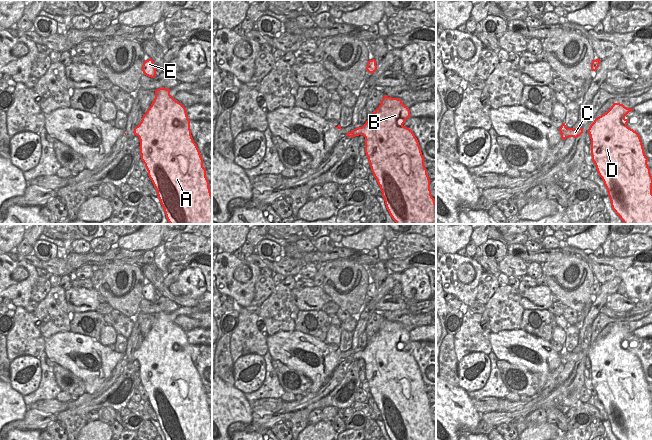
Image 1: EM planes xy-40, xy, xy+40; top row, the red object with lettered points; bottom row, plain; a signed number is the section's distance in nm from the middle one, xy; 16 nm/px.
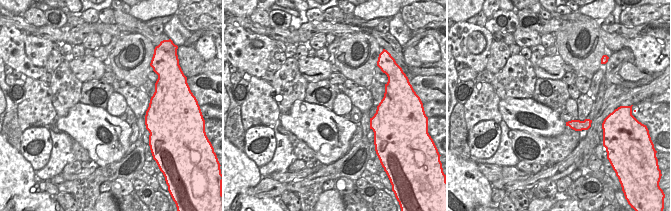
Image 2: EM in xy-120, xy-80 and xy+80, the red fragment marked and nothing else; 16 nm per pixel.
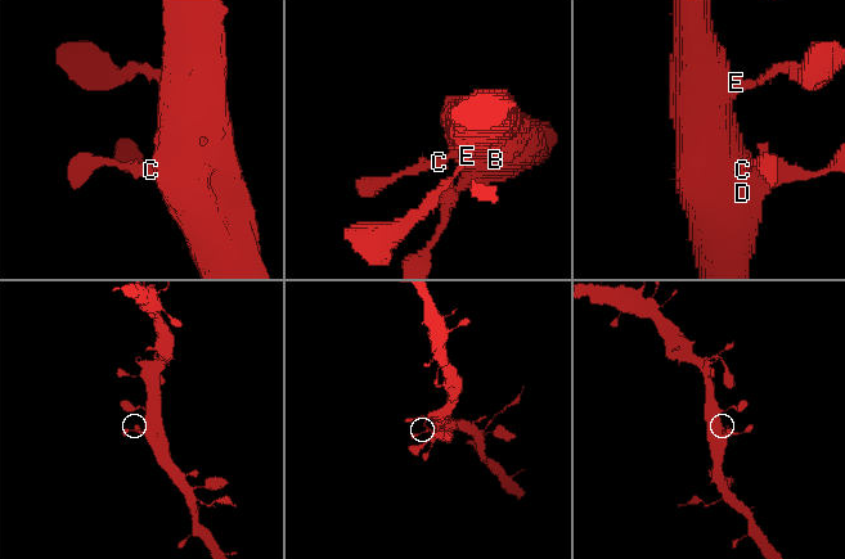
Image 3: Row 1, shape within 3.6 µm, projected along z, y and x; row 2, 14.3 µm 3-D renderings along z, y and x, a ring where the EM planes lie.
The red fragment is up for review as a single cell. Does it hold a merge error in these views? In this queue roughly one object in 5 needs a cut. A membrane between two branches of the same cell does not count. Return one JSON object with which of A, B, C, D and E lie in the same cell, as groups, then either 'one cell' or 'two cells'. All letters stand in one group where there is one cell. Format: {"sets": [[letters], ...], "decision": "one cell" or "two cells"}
{"sets": [["A", "B", "C", "D", "E"]], "decision": "one cell"}

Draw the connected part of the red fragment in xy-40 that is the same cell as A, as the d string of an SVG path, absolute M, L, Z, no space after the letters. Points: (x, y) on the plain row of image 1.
M162 311L154 315L155 322L133 357L139 361L141 384L165 439L212 440L209 405L200 375L191 359L186 332L170 319L170 313Z

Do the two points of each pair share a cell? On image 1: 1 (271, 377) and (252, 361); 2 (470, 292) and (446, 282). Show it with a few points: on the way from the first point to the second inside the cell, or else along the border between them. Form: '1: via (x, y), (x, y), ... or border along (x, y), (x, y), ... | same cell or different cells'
1: border along (263, 356), (265, 378), (263, 383), (252, 392) | different cells
2: via (464, 292), (452, 285) | same cell

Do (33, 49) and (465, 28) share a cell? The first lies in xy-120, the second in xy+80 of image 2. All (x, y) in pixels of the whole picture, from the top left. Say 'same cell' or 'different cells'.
same cell

